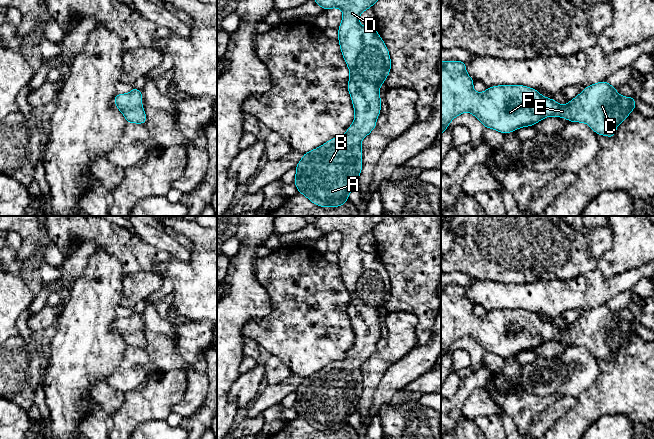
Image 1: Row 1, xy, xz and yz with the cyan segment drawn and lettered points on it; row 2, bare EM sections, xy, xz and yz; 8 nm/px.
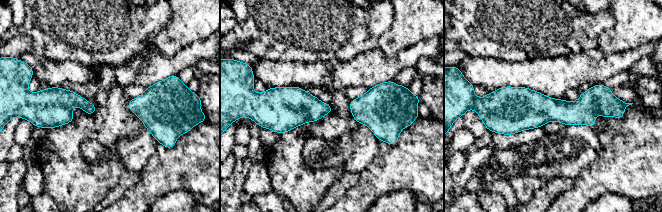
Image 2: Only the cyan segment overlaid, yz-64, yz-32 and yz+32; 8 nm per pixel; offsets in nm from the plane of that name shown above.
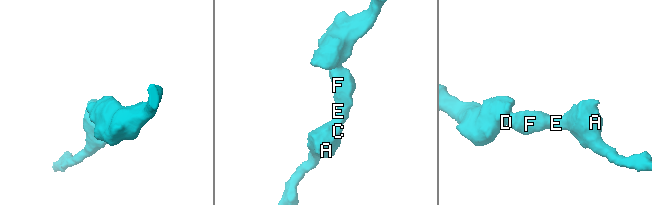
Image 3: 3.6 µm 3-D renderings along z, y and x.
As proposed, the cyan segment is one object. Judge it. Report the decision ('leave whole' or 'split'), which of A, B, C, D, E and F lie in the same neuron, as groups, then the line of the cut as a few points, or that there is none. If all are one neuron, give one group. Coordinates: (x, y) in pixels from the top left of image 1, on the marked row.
leave whole; A B C D E F; no cut

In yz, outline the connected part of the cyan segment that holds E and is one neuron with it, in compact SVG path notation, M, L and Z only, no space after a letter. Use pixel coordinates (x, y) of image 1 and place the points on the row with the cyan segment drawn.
M441 61L441 135L449 123L464 112L471 112L486 128L497 130L503 134L510 133L521 127L533 126L540 120L549 117L562 117L568 121L588 124L597 135L613 138L617 125L626 120L632 110L636 110L635 97L623 97L616 92L616 87L606 81L587 86L578 96L562 106L551 98L543 97L536 89L524 85L498 85L487 88L482 93L473 90L474 80L466 73L464 61Z

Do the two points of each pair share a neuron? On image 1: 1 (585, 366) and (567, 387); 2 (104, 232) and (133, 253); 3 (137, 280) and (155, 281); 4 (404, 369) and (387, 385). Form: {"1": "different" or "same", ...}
{"1": "same", "2": "same", "3": "same", "4": "same"}

